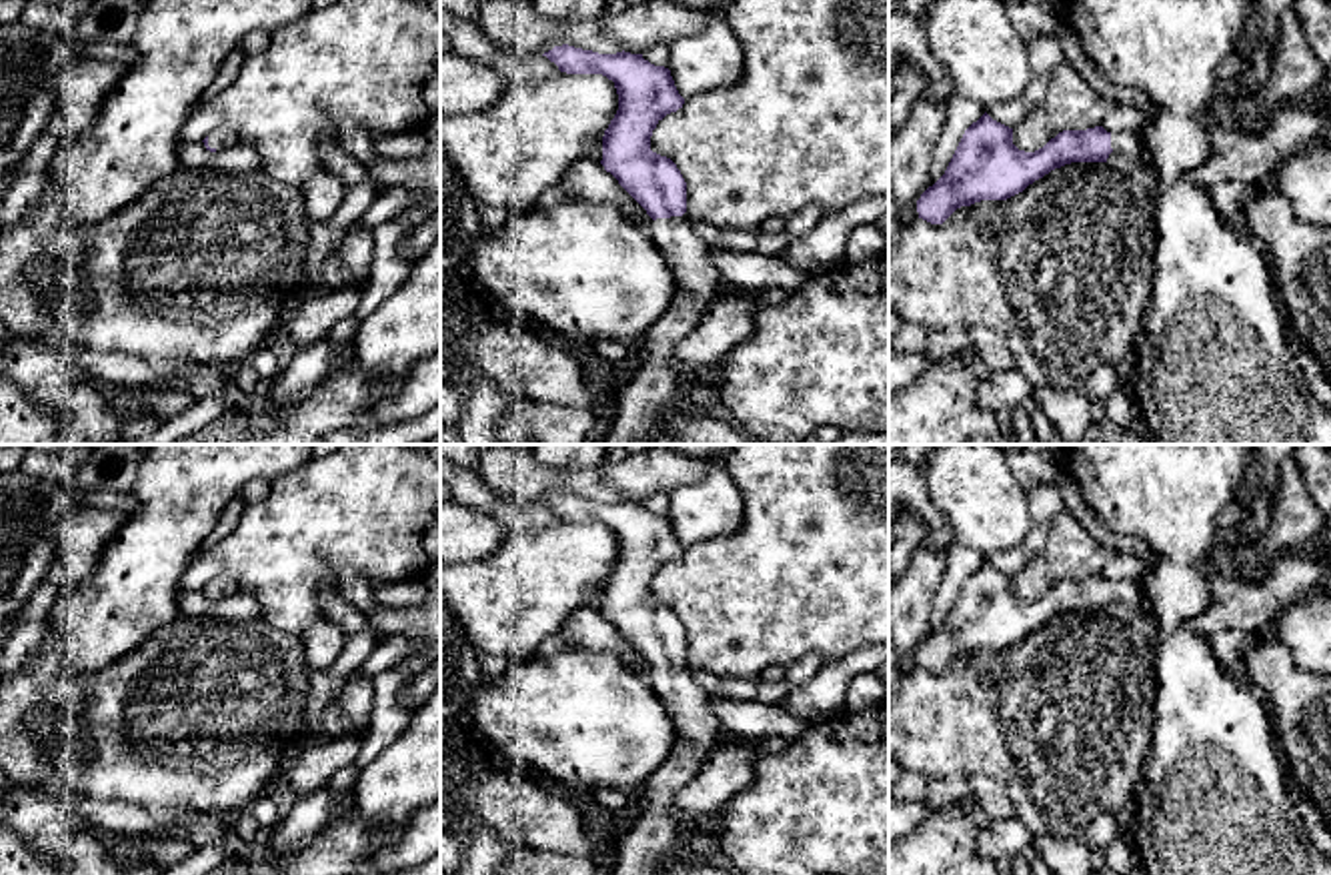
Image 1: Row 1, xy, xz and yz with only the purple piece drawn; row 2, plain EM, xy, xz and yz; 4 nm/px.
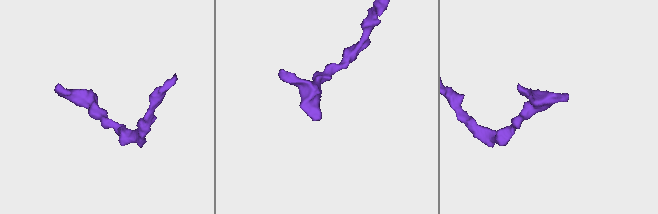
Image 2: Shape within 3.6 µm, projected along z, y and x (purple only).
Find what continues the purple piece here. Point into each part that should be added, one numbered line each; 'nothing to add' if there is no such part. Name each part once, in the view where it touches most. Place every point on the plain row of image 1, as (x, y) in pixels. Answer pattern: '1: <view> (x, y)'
1: xz (645, 847)

